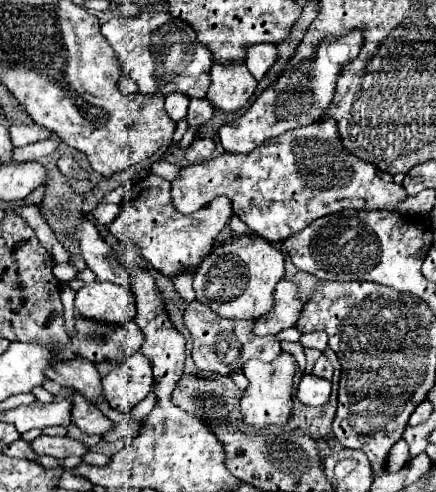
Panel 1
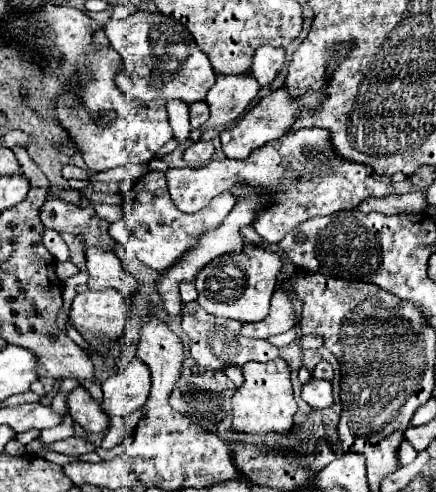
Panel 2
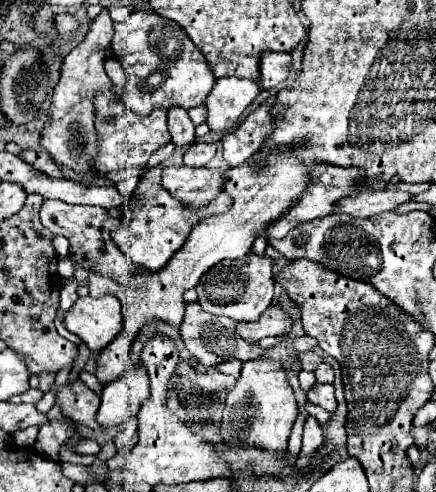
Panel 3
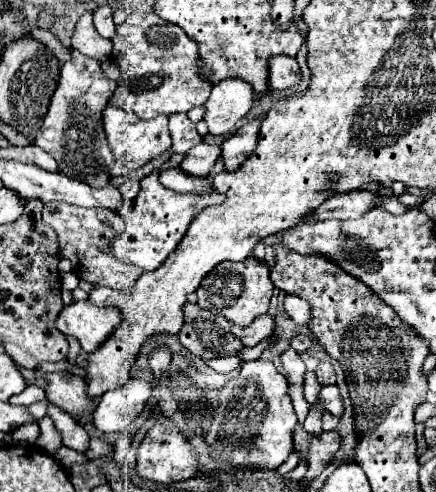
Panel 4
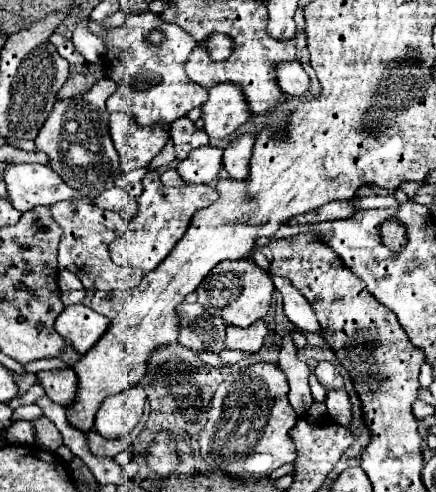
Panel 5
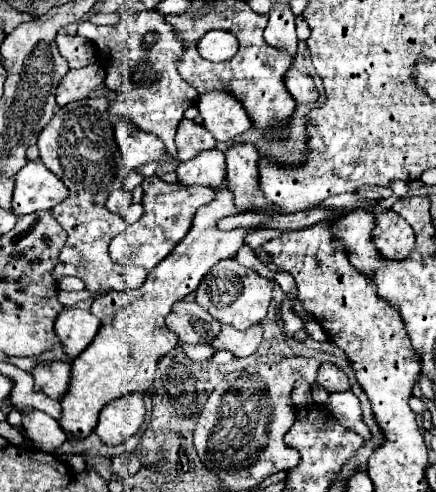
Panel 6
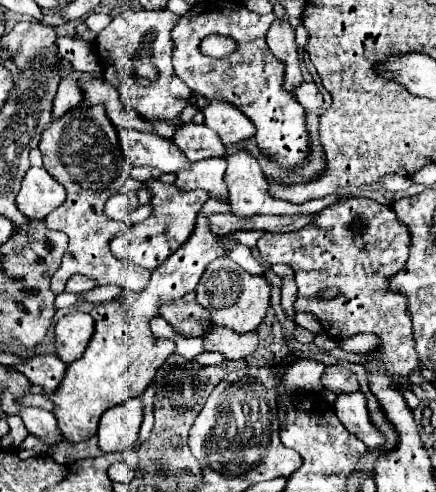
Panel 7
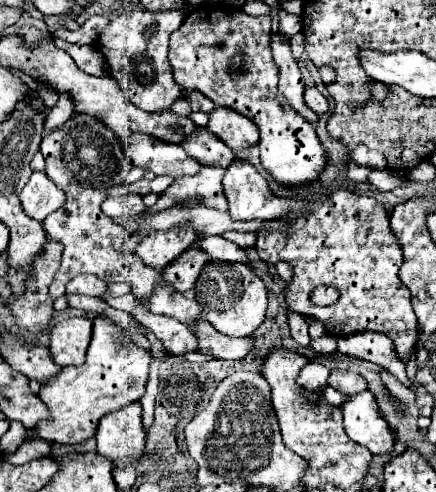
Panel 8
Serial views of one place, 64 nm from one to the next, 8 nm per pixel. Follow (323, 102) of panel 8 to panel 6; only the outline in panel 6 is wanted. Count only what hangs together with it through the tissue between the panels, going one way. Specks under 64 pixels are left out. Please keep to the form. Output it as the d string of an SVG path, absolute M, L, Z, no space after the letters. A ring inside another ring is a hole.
M290 68L290 70L286 72L284 82L286 82L288 92L294 96L294 100L296 100L298 104L312 106L312 104L318 102L320 94L318 94L318 90L316 90L312 78L310 78L310 76L304 76L300 70Z

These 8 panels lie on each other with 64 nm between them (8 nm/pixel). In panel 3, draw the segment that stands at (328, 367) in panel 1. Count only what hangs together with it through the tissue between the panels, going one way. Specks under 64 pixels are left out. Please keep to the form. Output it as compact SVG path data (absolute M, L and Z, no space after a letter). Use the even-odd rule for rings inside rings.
M322 362L322 364L314 370L314 374L316 374L318 382L322 382L322 384L332 384L332 382L334 382L334 370L332 370L332 366L326 364L326 362Z

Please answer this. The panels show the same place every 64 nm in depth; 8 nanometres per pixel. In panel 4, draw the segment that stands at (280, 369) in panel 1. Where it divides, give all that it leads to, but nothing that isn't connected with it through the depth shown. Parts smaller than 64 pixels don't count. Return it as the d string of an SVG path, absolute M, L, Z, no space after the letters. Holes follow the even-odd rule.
M258 358L244 362L238 376L224 384L212 424L204 432L204 442L210 446L210 456L216 460L256 470L274 470L294 450L292 428L296 422L286 376L282 376L272 362Z

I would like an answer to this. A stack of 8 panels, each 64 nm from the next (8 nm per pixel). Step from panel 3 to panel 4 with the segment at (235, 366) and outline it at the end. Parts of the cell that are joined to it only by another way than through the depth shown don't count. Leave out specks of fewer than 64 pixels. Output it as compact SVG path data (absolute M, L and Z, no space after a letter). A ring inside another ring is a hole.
M226 356L226 358L214 358L206 362L210 368L214 368L216 372L232 372L240 366L240 358L236 356Z

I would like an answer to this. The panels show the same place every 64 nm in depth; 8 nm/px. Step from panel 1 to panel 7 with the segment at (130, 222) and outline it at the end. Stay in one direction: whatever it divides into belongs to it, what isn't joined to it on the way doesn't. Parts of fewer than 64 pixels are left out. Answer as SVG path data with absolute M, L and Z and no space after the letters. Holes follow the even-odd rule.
M156 178L148 180L146 184L148 184L148 190L154 194L154 198L152 198L154 214L148 220L134 224L124 236L112 240L110 248L112 248L112 254L120 260L132 260L144 268L156 270L170 254L174 254L190 238L190 234L194 232L194 226L196 226L196 216L198 216L200 208L204 206L204 202L208 200L208 194L200 192L200 190L180 192L180 190L176 190L174 184L162 184Z

